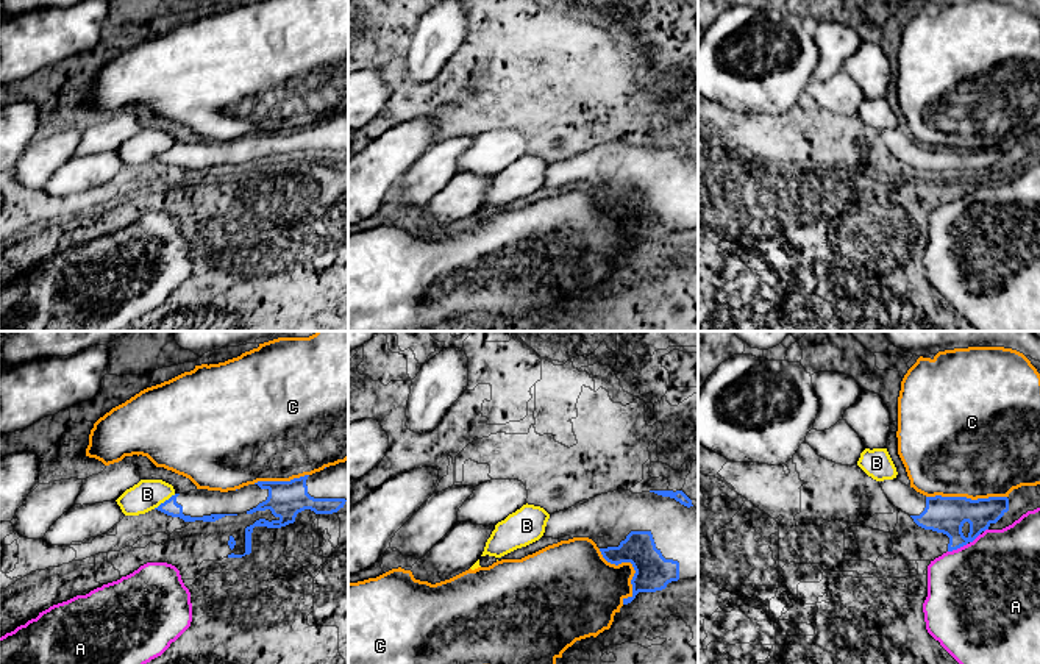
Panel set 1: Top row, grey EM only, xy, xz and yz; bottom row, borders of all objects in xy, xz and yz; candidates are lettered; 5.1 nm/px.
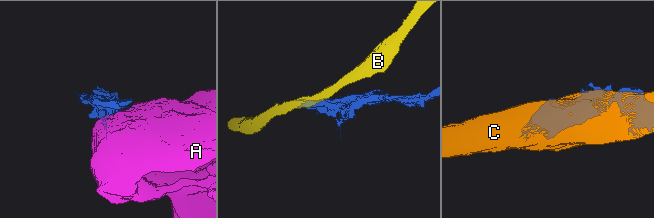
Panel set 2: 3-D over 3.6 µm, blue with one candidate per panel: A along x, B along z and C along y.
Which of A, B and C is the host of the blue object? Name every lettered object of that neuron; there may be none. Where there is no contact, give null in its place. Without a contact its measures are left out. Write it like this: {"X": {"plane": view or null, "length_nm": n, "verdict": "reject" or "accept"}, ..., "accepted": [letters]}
{"A": {"plane": "yz", "length_nm": 120, "verdict": "reject"}, "B": {"plane": "xy", "length_nm": 140, "verdict": "reject"}, "C": {"plane": "xz", "length_nm": 320, "verdict": "reject"}, "accepted": []}

